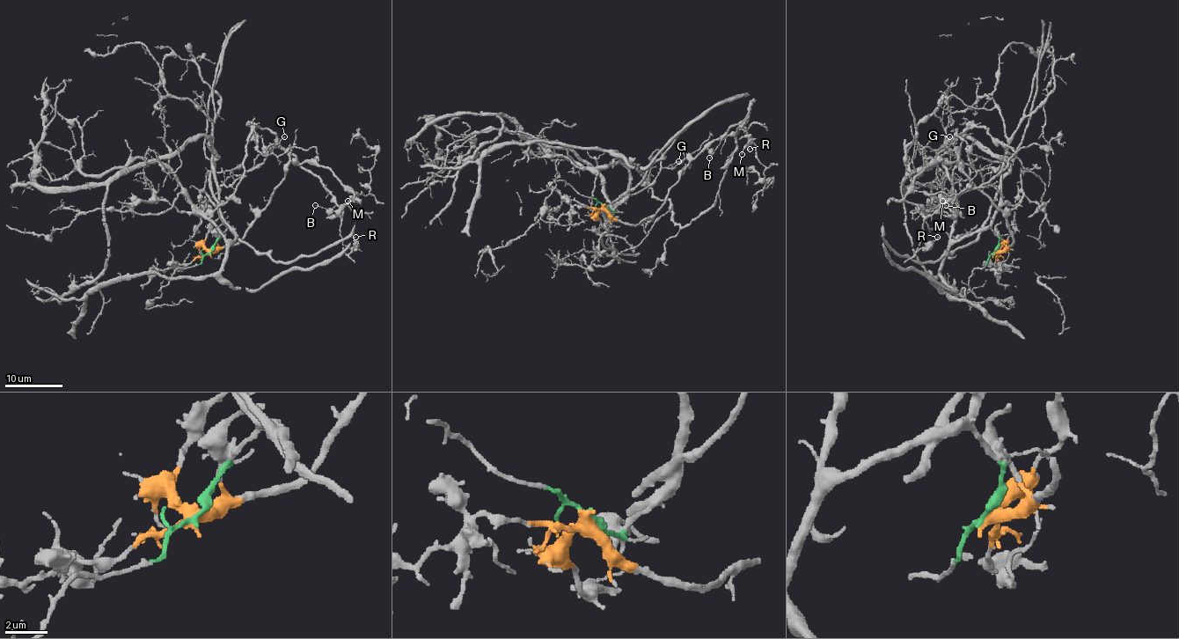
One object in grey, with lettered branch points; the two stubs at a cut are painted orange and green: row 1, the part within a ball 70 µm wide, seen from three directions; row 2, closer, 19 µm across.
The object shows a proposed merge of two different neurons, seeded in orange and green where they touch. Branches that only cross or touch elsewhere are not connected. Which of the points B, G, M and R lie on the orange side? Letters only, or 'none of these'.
B, M, R

